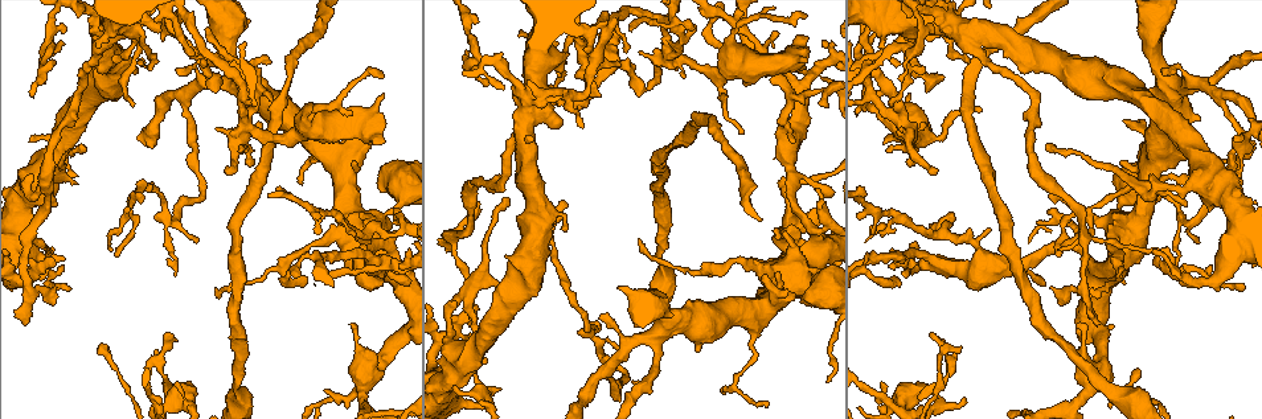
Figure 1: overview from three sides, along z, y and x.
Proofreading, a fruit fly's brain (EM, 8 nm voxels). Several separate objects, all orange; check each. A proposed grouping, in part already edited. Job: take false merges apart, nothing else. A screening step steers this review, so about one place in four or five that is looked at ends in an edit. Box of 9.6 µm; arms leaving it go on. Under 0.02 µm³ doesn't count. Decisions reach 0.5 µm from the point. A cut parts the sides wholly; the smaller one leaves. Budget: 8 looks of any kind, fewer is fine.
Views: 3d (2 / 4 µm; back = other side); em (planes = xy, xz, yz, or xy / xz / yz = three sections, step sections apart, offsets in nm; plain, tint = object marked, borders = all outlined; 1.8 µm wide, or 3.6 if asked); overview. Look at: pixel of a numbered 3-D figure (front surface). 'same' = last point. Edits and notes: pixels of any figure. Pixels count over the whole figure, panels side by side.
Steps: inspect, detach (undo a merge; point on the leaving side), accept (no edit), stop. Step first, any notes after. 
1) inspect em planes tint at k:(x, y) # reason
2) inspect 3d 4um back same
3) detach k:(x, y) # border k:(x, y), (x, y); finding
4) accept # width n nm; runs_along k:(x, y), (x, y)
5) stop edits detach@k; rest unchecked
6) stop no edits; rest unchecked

inspect em planes borders at 1:(598, 341)

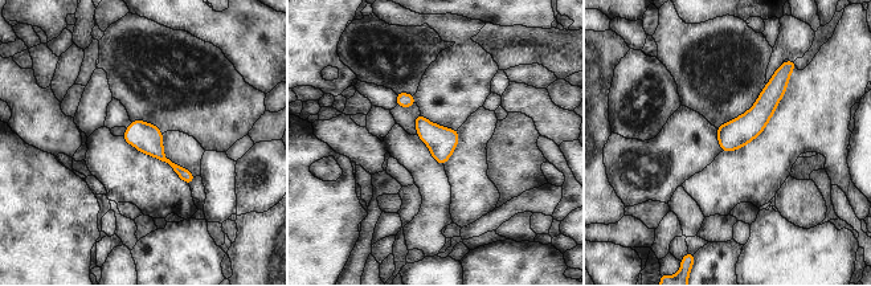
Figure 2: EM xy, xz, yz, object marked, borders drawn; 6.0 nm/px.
accept # width 170 nm; runs_along 2:(782, 77), (763, 110), (724, 148); continuous, no second neuron

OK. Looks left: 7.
inspect em 3.6um planes plain at 1:(362, 266) # side arm on a straight run

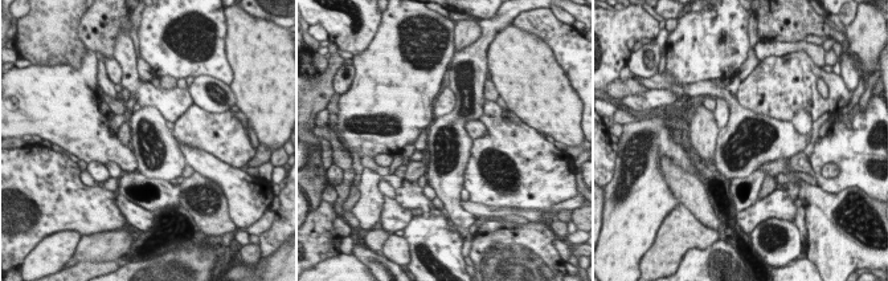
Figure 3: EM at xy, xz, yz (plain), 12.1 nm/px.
inspect em 3.6um planes tint same # with the object marked

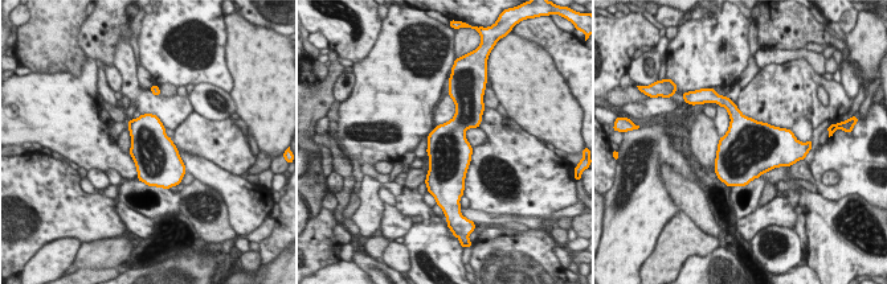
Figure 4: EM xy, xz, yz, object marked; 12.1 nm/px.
accept # width 500 nm; all the same neuron

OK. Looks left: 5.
inspect 3d 4um at 1:(810, 228) # sharp bend

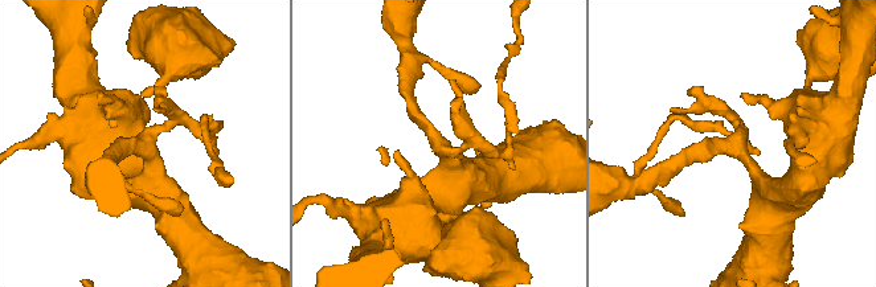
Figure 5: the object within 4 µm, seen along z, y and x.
inspect em planes tint at 5:(441, 148) # arms 4

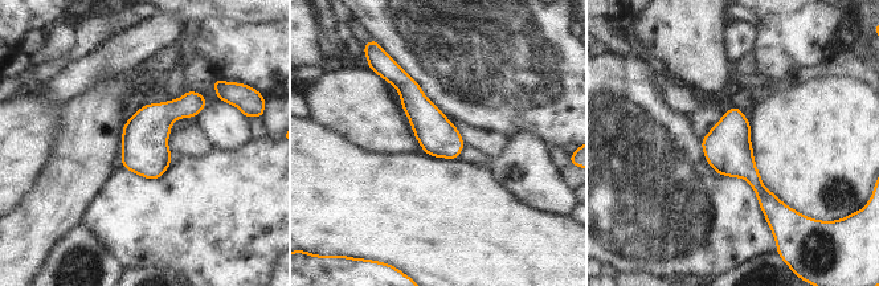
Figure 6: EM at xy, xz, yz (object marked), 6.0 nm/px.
accept # width 240 nm; all the same neuron

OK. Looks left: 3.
stop no edits; rest unchecked

